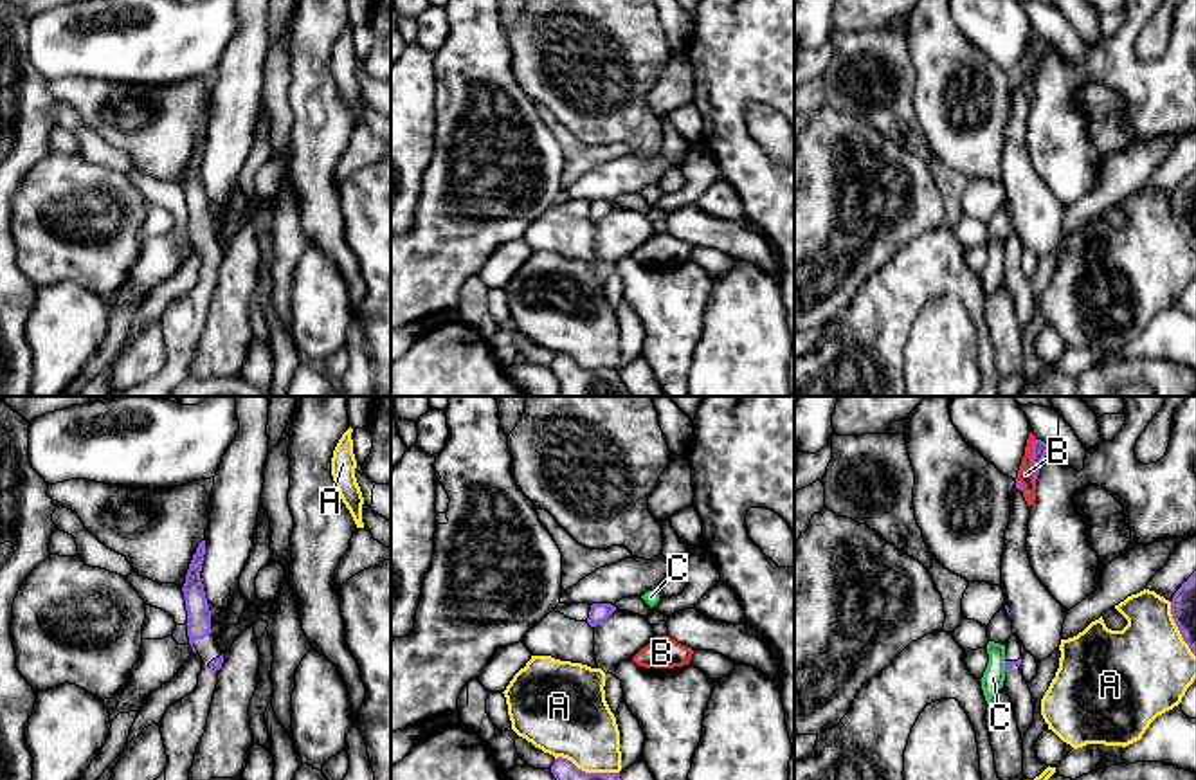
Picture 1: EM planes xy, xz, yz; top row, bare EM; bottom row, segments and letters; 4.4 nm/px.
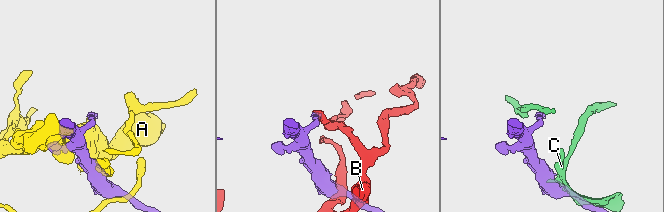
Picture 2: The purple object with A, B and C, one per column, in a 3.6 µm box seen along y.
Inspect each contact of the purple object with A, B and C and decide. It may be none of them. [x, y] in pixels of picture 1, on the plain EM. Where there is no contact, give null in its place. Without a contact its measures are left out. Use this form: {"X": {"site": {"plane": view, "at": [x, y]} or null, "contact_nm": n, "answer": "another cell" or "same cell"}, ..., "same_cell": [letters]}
{"A": {"site": {"plane": "xz", "at": [588, 370]}, "contact_nm": 300, "answer": "another cell"}, "B": {"site": {"plane": "yz", "at": [1032, 58]}, "contact_nm": 190, "answer": "another cell"}, "C": {"site": {"plane": "yz", "at": [1005, 263]}, "contact_nm": 50, "answer": "another cell"}, "same_cell": []}

